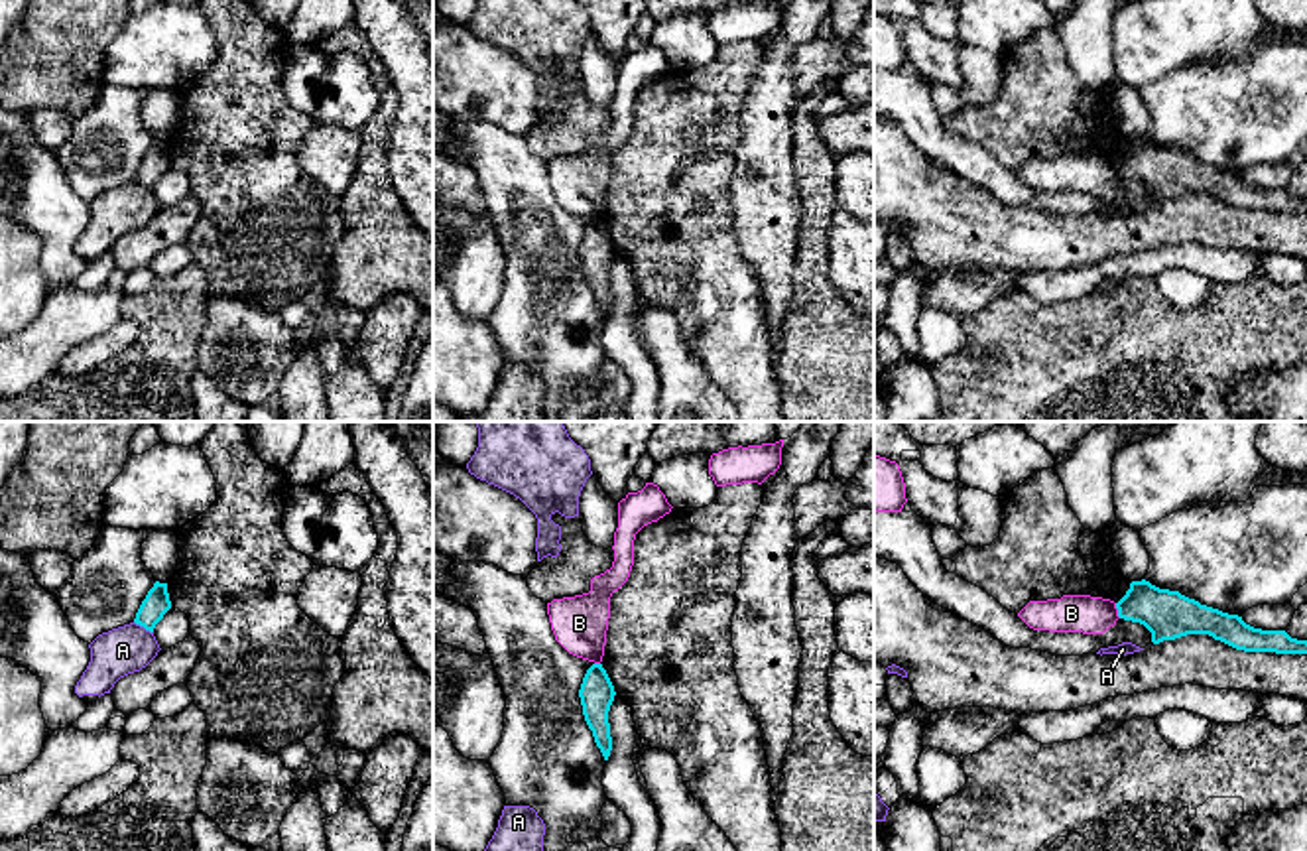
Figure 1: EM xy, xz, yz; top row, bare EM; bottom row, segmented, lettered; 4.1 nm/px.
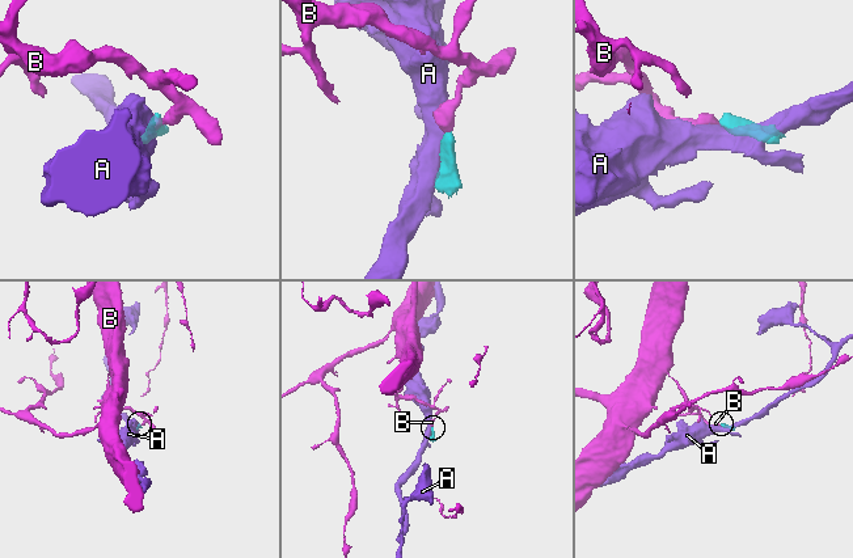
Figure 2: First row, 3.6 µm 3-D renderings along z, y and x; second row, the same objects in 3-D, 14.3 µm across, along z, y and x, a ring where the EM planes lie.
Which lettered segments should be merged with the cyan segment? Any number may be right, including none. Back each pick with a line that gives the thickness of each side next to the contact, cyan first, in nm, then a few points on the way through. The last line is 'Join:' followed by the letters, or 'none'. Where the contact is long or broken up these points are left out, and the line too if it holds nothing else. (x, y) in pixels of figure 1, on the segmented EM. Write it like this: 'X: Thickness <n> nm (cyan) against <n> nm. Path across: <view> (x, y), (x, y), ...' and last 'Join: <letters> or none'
Join: none

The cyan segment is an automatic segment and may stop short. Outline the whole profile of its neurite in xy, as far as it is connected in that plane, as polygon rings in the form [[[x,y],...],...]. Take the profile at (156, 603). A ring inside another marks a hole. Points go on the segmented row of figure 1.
[[[156,581],[142,601],[134,622],[154,632],[156,624],[163,619],[163,615],[171,609],[167,583]]]

